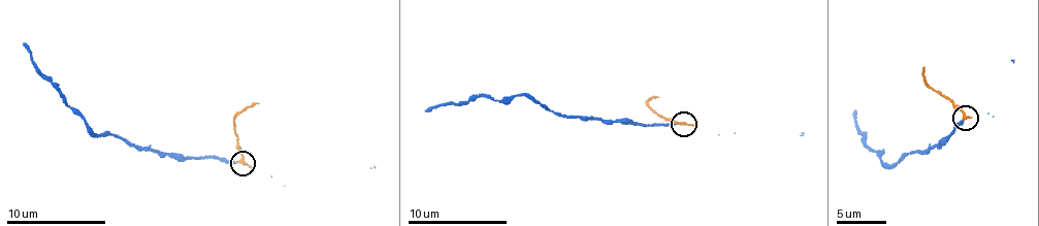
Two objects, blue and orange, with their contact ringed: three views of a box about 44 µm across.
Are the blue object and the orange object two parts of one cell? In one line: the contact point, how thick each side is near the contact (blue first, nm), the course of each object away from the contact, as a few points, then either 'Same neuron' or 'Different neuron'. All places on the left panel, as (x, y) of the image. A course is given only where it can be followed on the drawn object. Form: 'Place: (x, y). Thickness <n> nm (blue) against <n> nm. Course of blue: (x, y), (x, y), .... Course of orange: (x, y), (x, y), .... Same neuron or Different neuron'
Place: (242, 163). Thickness 130 nm (blue) against 260 nm. Course of blue: (242, 164), (170, 155), (104, 133), (92, 132), (83, 118), (67, 105), (55, 84), (45, 79), (23, 43). Course of orange: (242, 164), (233, 122), (236, 116), (258, 102). Same neuron

